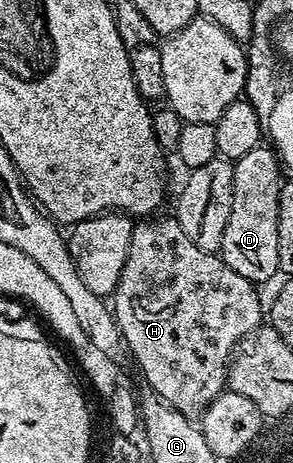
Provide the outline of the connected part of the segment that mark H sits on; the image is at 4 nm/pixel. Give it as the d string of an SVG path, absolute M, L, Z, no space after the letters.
M143 217L131 228L131 240L129 241L129 257L125 257L125 269L121 269L119 284L115 286L113 296L113 314L115 323L119 326L119 331L123 334L123 342L126 350L131 350L131 355L135 358L135 363L139 366L139 371L143 374L143 379L148 383L150 390L156 395L160 395L170 407L181 412L188 417L202 416L207 407L214 401L222 391L228 386L227 375L228 366L233 359L233 352L246 340L258 331L265 319L265 307L259 304L259 295L256 284L251 283L241 273L233 273L229 265L218 254L197 249L189 237L185 237L185 229L173 217L159 219L160 217Z

